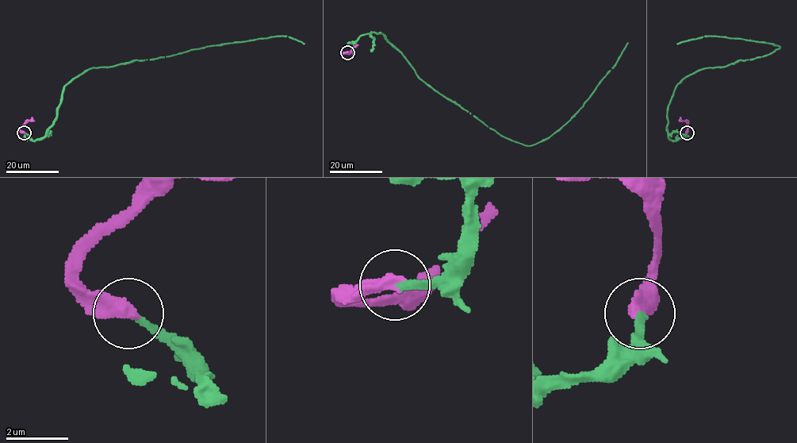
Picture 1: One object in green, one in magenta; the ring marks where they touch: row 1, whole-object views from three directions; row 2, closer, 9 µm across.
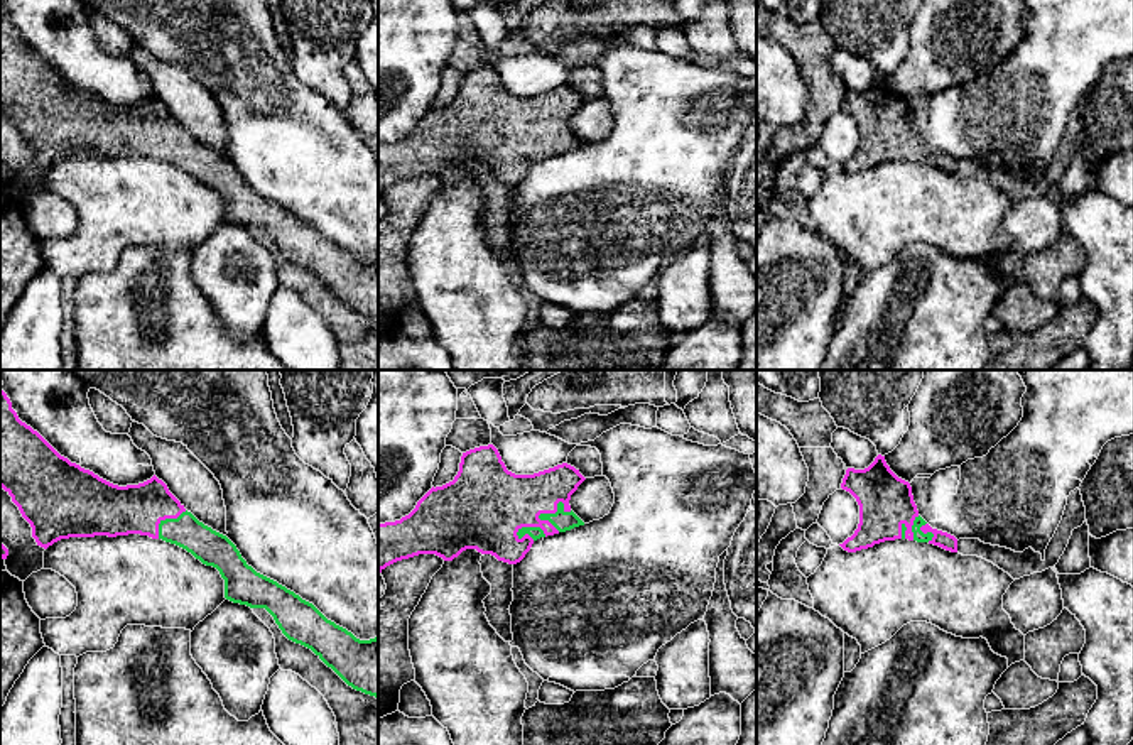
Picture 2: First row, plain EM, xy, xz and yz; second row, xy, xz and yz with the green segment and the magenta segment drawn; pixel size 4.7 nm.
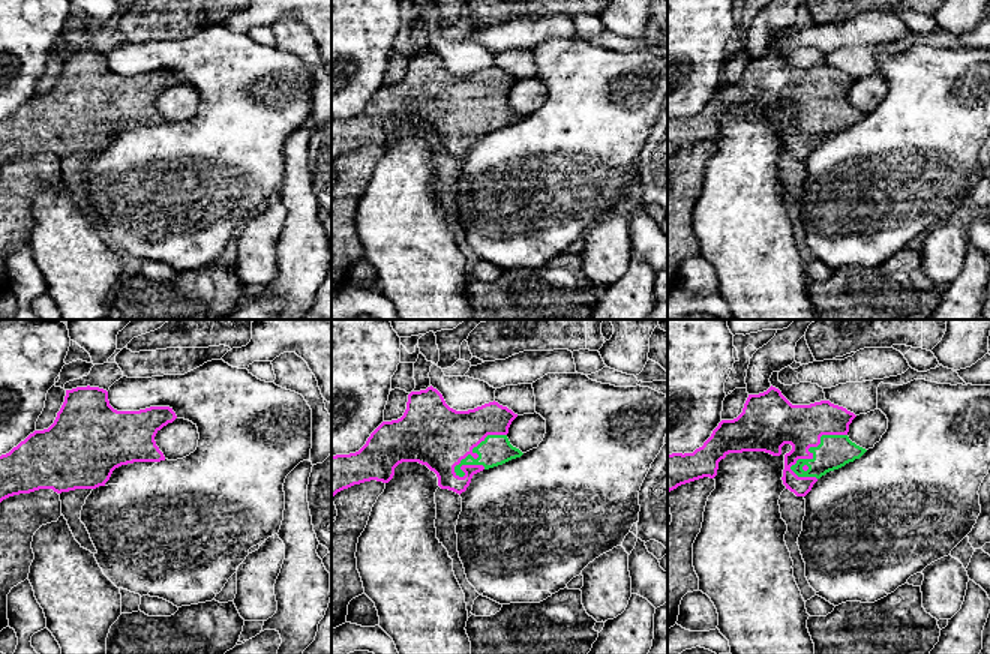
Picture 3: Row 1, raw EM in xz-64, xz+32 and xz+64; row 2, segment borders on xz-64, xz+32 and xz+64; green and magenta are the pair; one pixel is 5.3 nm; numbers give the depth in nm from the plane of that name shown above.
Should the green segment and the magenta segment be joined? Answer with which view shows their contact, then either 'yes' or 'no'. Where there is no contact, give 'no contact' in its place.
contact in xz; yes

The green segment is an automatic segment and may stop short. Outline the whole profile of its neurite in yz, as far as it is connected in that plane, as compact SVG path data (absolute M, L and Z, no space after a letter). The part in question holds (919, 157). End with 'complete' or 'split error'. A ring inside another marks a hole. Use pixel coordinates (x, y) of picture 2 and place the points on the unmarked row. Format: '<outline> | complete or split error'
M878 76L865 91L848 90L841 110L859 127L859 145L851 159L839 166L848 174L873 169L895 160L929 164L957 174L957 160L932 150L917 132L912 108L898 100Z | split error

